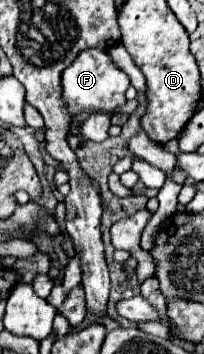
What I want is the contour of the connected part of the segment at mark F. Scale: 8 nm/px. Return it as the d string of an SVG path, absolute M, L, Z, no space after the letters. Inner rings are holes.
M87 48L63 70L61 74L61 98L71 118L93 110L95 114L113 114L117 106L127 102L125 92L129 88L129 76L113 62L107 50Z

